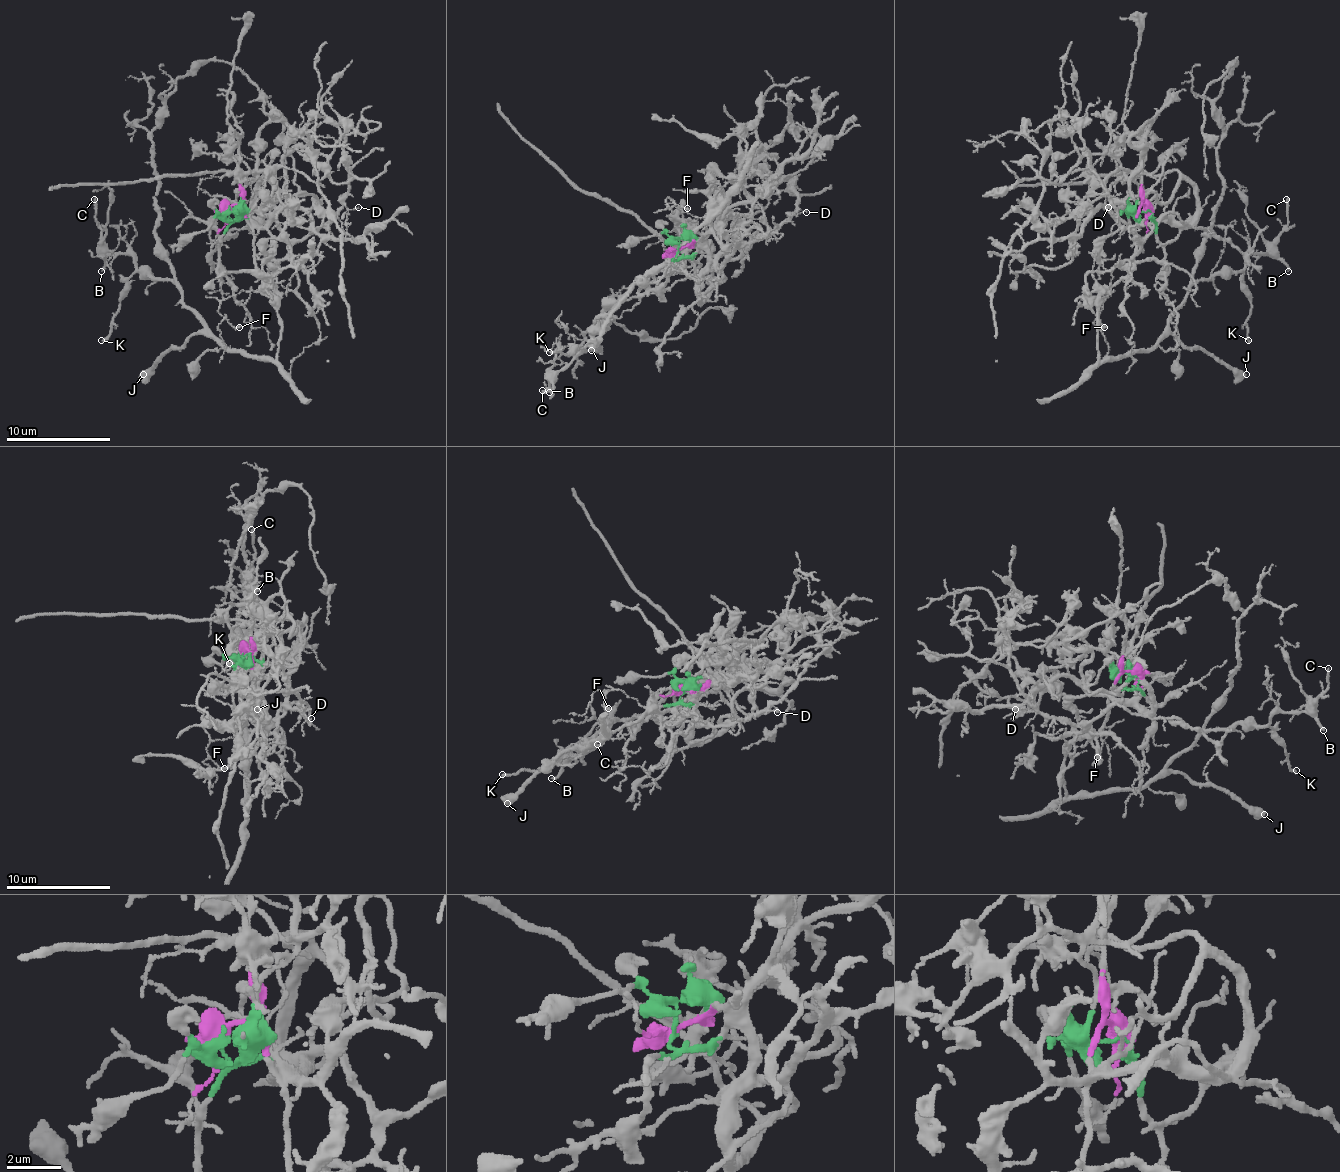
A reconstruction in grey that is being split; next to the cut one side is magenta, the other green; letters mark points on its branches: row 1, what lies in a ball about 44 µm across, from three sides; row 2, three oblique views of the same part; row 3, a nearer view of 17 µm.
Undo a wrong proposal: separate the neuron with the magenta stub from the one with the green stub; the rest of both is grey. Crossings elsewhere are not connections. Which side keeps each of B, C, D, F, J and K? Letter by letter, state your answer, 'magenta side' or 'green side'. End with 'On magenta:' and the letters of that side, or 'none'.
B: magenta side
C: magenta side
D: green side
F: magenta side
J: magenta side
K: magenta side
On magenta: B, C, F, J, K

